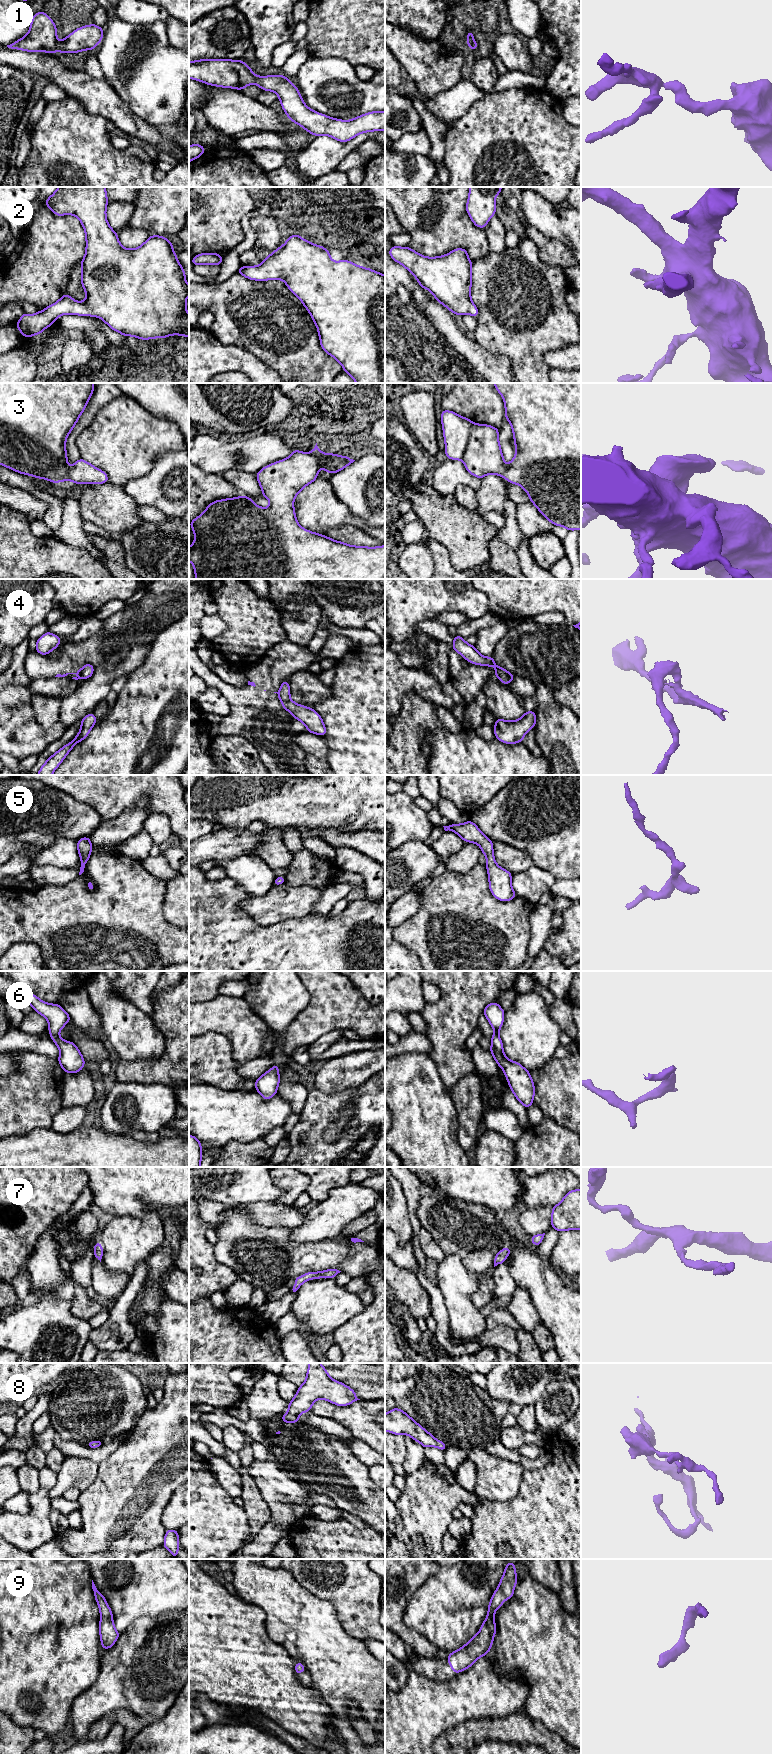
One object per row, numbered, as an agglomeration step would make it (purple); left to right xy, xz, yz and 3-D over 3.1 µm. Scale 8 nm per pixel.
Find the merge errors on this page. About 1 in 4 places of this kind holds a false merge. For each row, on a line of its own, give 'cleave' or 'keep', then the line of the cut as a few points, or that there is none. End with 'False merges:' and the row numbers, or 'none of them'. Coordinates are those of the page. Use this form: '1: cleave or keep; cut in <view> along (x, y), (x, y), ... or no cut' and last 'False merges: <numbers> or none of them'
1: keep; no cut
2: keep; no cut
3: keep; no cut
4: cleave; cut in xy along (82, 669), (79, 678)
5: keep; no cut
6: keep; no cut
7: keep; no cut
8: keep; no cut
9: keep; no cut
False merges: 4

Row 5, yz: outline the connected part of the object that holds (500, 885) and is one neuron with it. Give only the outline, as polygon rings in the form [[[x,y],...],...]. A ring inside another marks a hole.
[[[468,820],[463,824],[443,827],[445,831],[450,830],[458,834],[464,842],[476,843],[480,846],[487,859],[489,889],[494,898],[506,902],[517,897],[511,884],[512,873],[497,865],[494,859],[493,842],[480,831],[476,824]]]

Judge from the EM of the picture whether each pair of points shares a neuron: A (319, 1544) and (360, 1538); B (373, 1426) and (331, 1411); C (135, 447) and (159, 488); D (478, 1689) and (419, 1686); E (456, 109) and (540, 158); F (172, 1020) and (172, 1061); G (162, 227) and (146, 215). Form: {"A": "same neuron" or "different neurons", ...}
{"A": "same neuron", "B": "same neuron", "C": "different neurons", "D": "same neuron", "E": "different neurons", "F": "same neuron", "G": "same neuron"}

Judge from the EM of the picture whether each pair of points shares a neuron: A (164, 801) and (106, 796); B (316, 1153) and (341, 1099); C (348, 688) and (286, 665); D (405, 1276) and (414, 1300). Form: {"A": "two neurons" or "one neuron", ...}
{"A": "one neuron", "B": "one neuron", "C": "two neurons", "D": "one neuron"}

